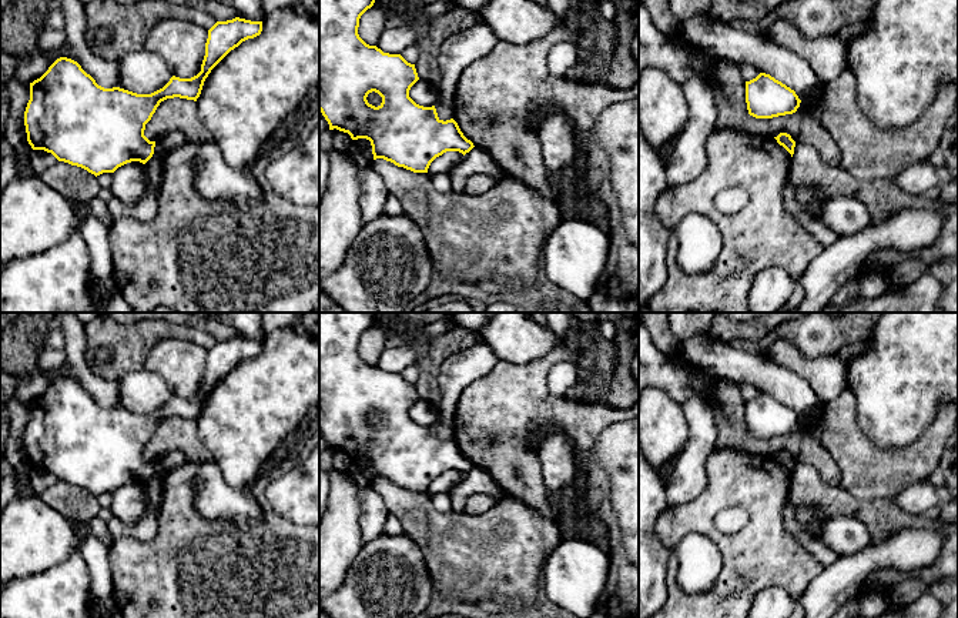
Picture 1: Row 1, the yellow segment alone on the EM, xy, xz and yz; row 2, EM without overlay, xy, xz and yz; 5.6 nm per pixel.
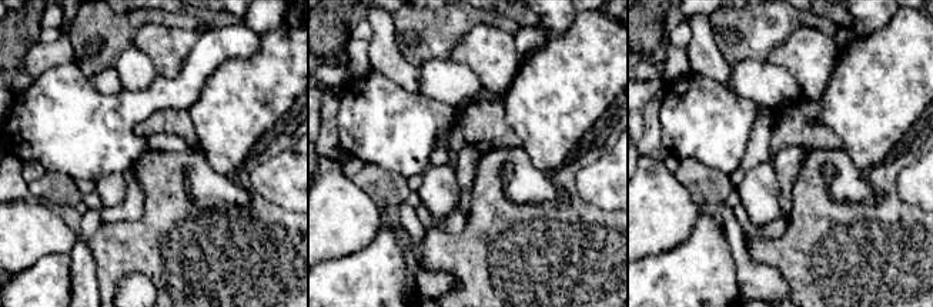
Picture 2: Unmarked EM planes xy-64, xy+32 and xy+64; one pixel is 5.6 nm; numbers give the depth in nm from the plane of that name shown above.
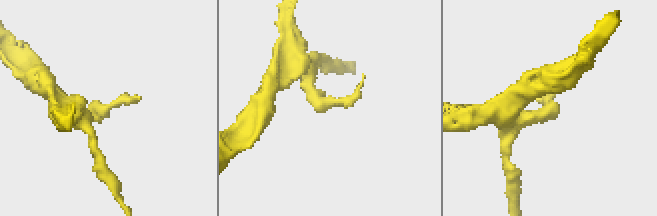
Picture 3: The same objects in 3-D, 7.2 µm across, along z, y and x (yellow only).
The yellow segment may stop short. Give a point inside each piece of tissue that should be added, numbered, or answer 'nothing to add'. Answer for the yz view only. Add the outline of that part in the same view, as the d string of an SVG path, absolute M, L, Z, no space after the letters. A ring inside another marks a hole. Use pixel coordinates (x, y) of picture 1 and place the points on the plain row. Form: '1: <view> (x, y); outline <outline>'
nothing to add

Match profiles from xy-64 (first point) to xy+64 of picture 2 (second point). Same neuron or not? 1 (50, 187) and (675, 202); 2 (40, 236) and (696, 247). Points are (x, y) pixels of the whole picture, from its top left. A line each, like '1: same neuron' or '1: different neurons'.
1: different neurons
2: different neurons

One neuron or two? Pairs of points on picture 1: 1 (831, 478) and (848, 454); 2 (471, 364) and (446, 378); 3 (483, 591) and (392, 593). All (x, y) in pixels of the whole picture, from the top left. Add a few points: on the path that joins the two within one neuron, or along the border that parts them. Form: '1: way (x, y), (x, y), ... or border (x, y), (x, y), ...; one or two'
1: border (819, 441), (834, 461), (840, 483); two
2: way (465, 367), (452, 377); one
3: border (425, 560), (435, 594); two

